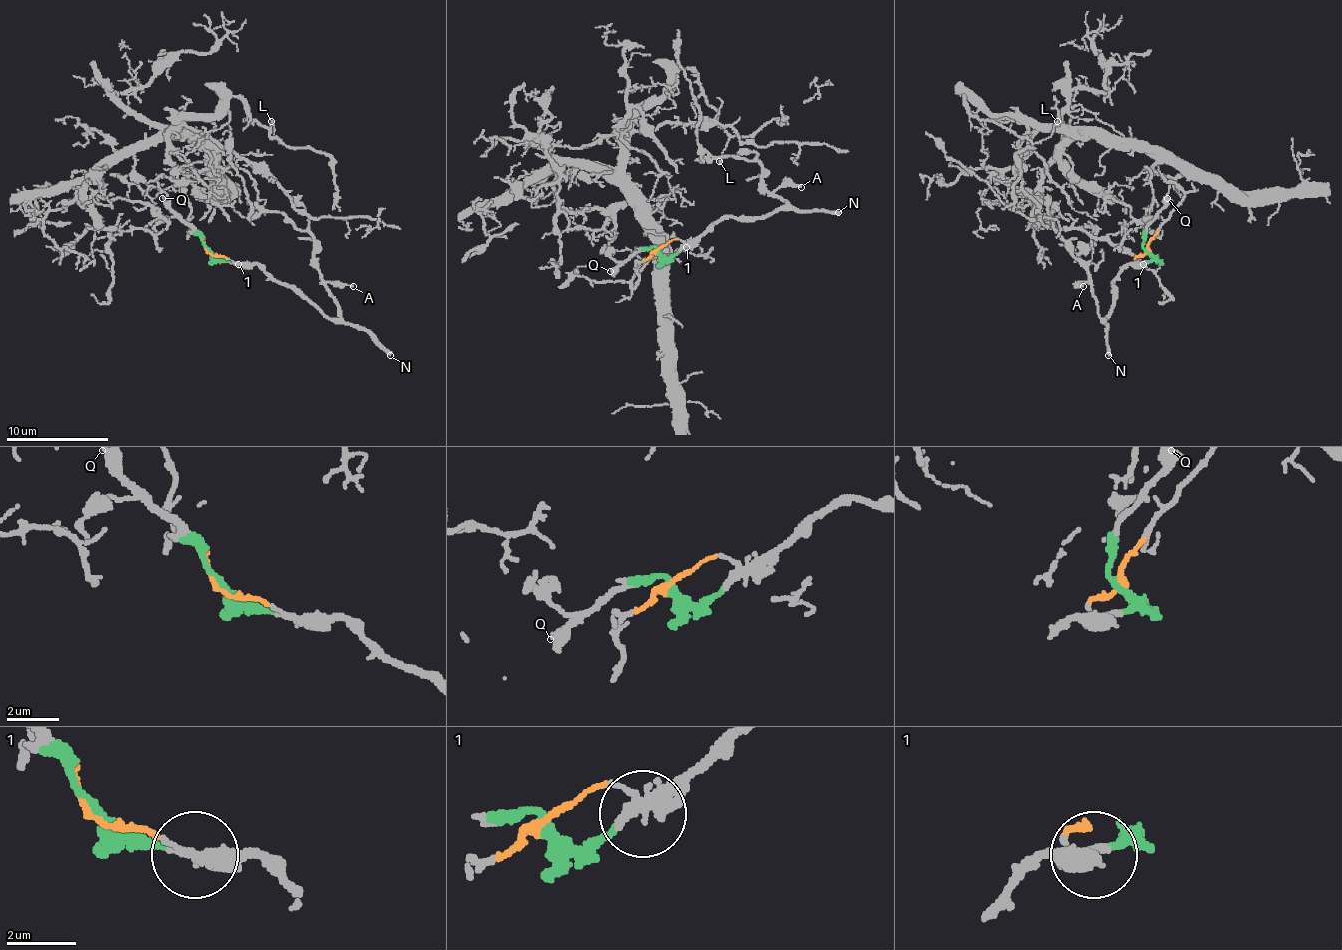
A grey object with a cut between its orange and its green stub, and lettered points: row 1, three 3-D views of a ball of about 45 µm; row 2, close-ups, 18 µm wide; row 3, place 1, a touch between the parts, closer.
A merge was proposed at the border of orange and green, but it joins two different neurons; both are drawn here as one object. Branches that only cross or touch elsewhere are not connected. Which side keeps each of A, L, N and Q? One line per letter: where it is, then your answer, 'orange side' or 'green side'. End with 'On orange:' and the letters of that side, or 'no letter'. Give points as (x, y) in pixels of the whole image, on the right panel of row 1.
A: place (1083, 286); green side
L: place (1057, 121); orange side
N: place (1108, 355); green side
Q: place (1167, 198); green side
On orange: L

